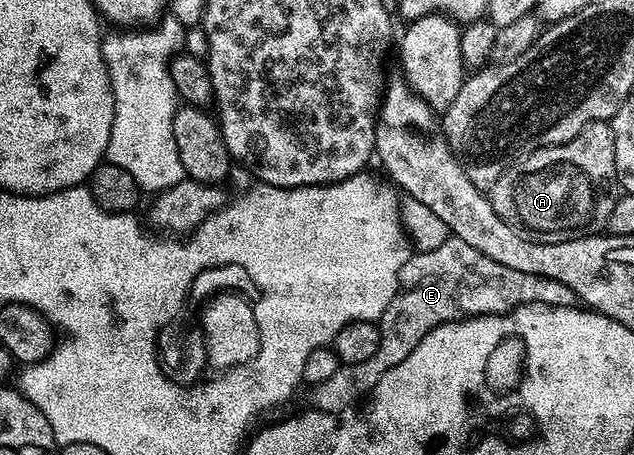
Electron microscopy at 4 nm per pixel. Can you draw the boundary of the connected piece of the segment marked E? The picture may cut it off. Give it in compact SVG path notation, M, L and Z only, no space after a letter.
M454 238L447 239L437 250L416 251L405 262L399 283L400 290L393 302L389 302L381 321L381 346L377 346L377 354L372 354L366 362L340 364L336 372L323 376L311 392L312 409L332 414L354 409L360 401L370 396L377 382L381 382L381 374L393 370L397 362L405 362L405 358L417 350L421 338L425 338L425 334L429 334L429 330L438 324L466 320L468 316L506 312L517 304L530 301L536 293L545 304L569 306L577 300L569 286L561 286L561 282L553 282L544 276L509 270L509 266L493 262L488 256L473 250L473 246Z

